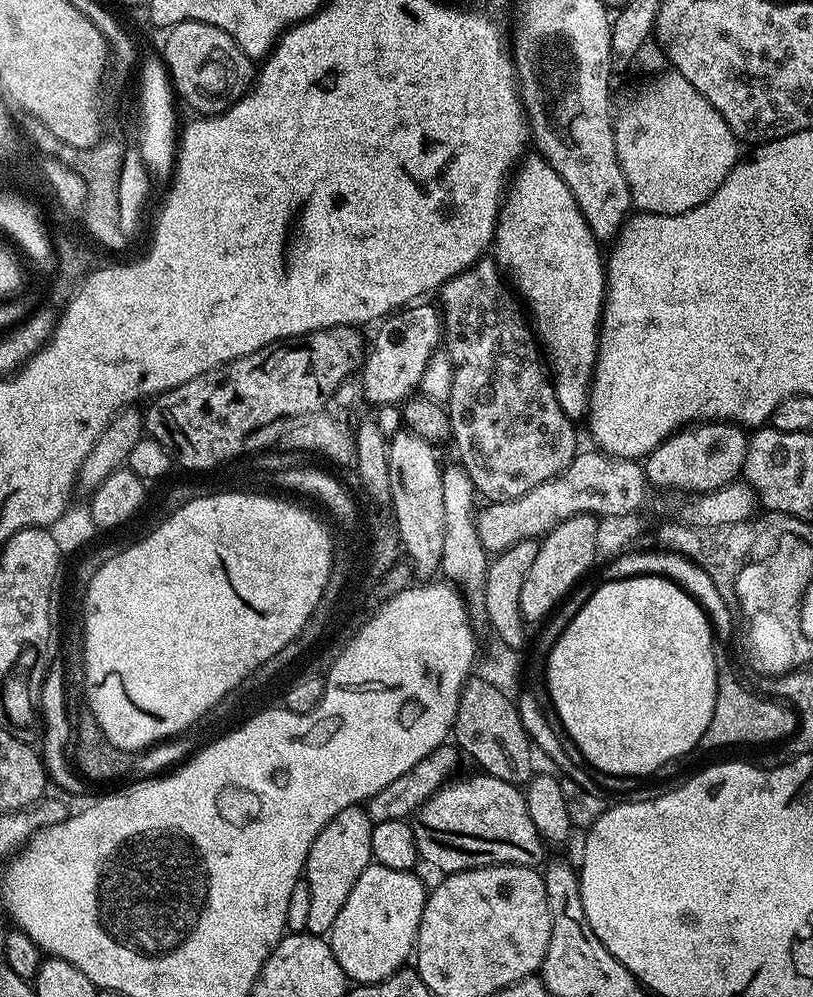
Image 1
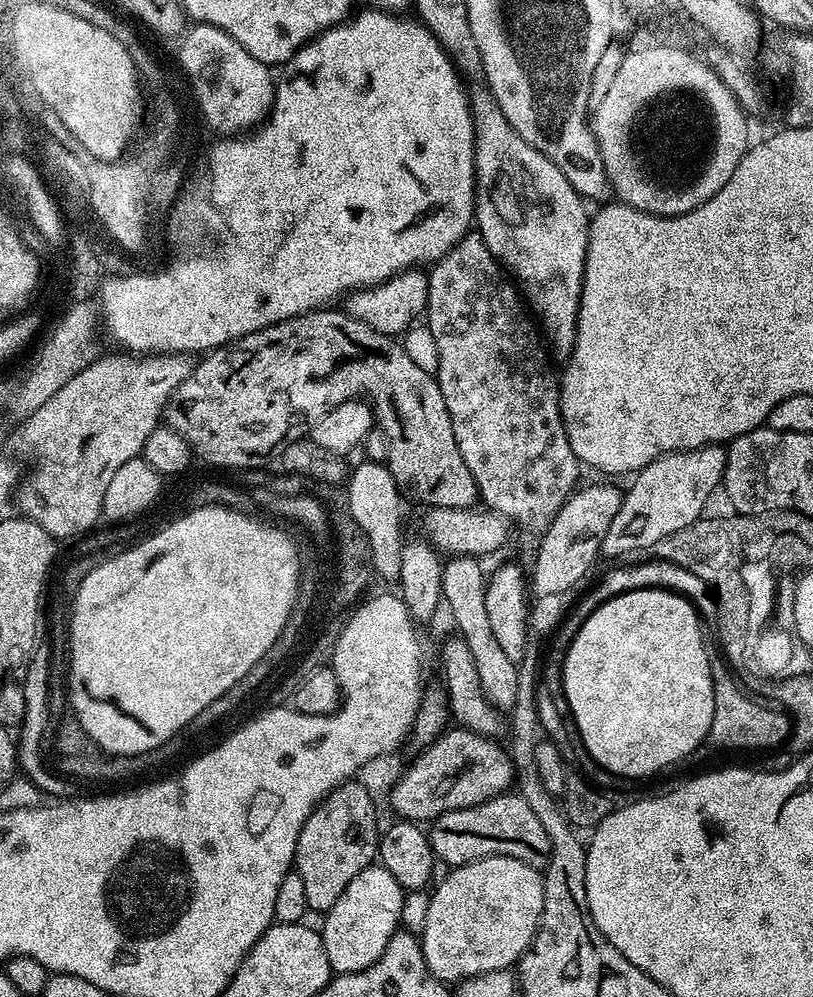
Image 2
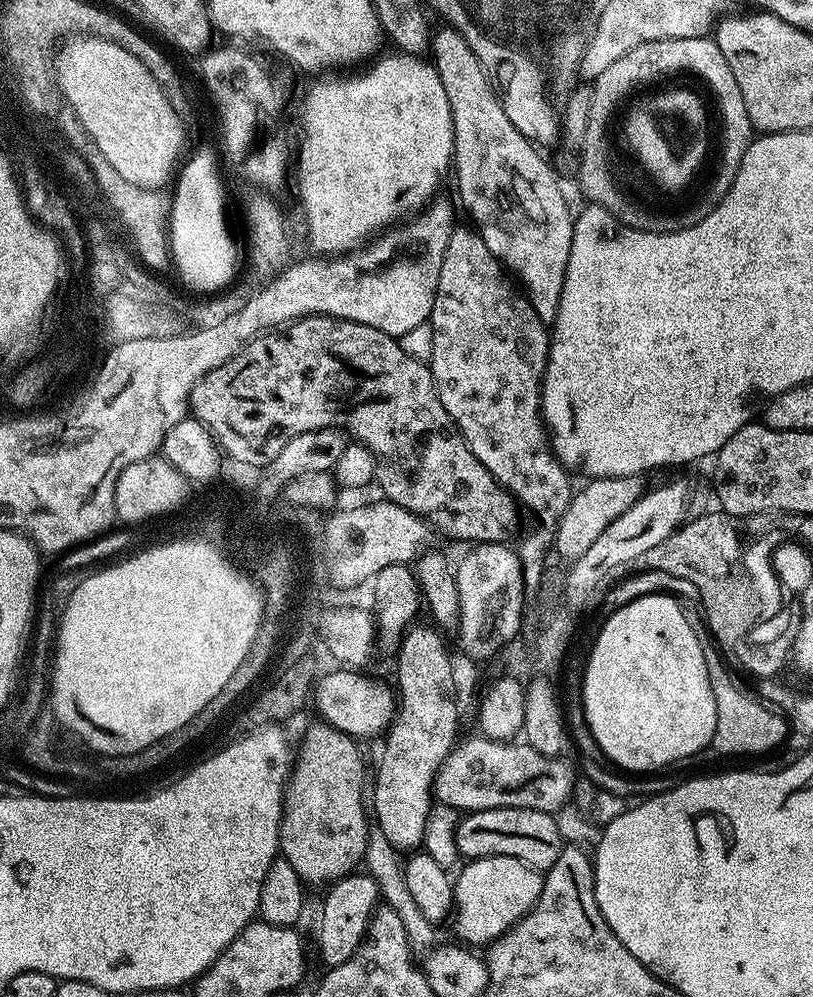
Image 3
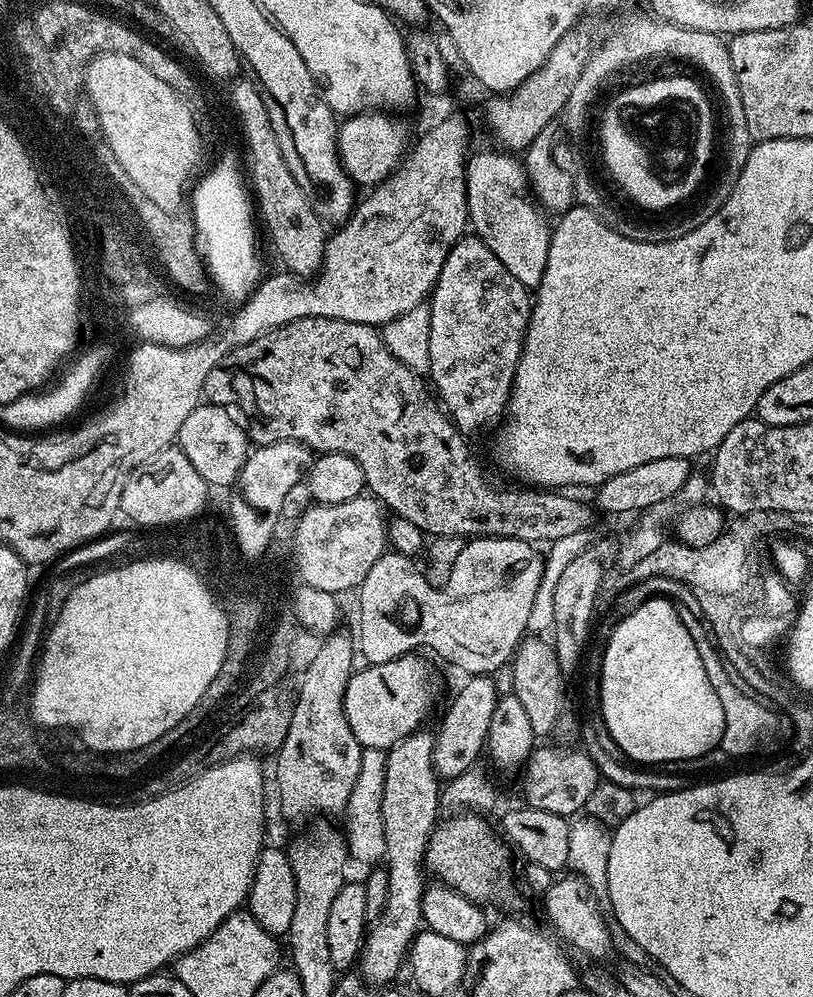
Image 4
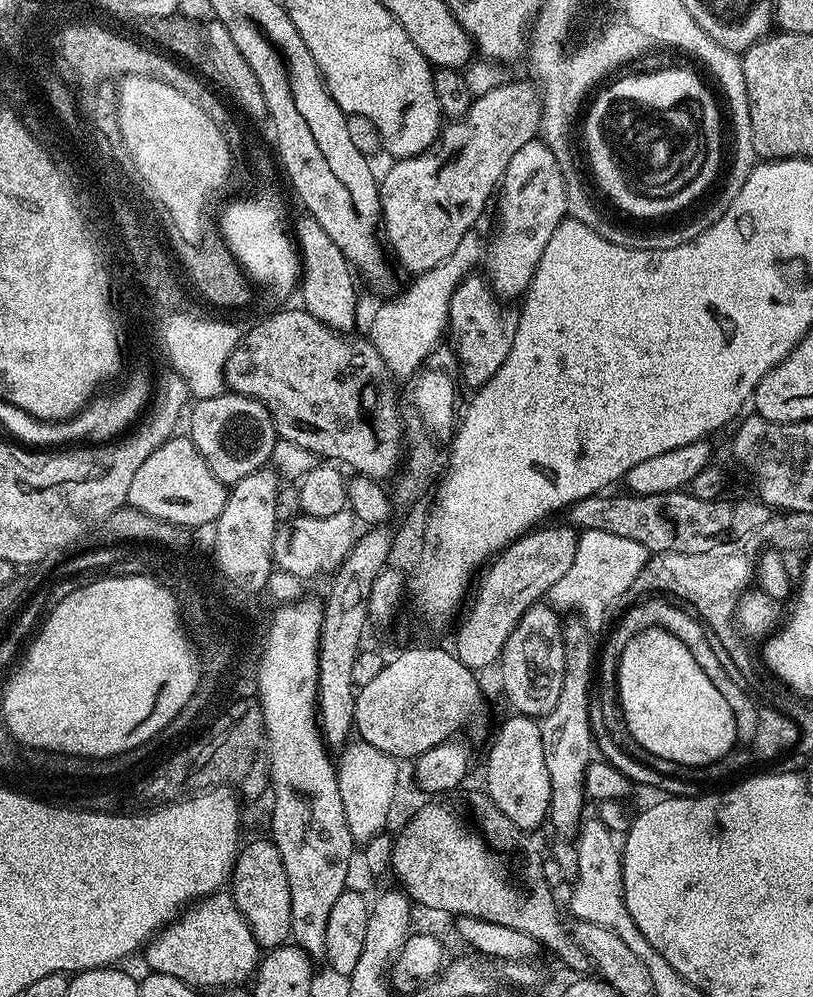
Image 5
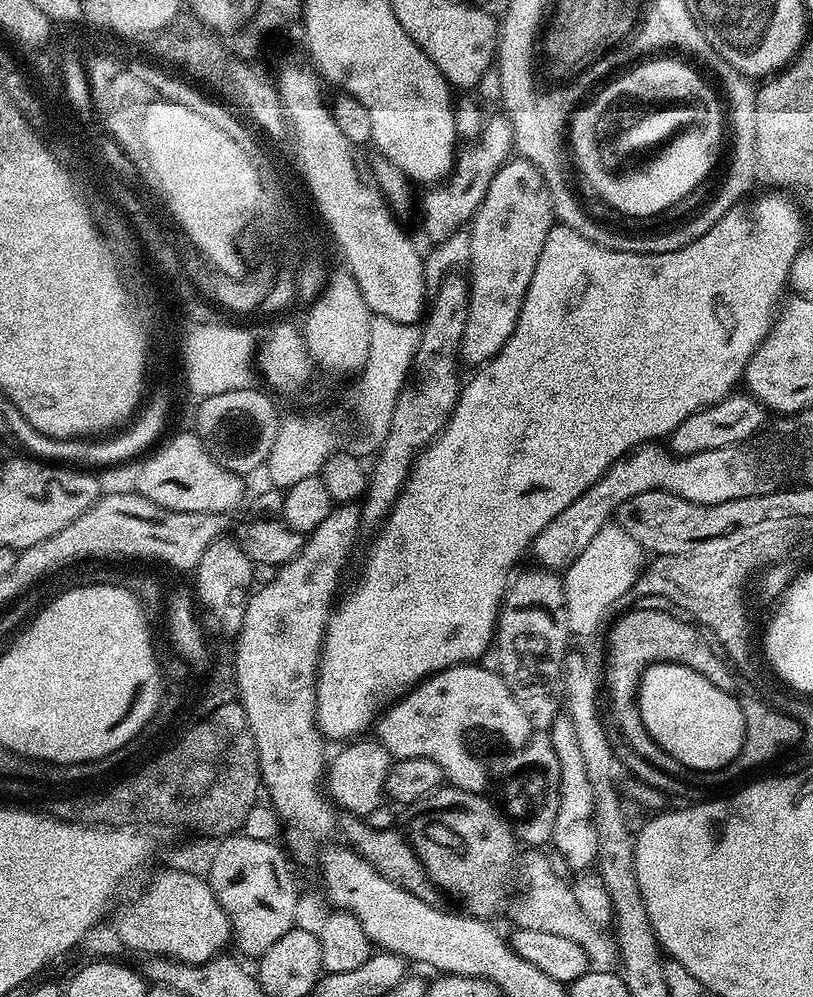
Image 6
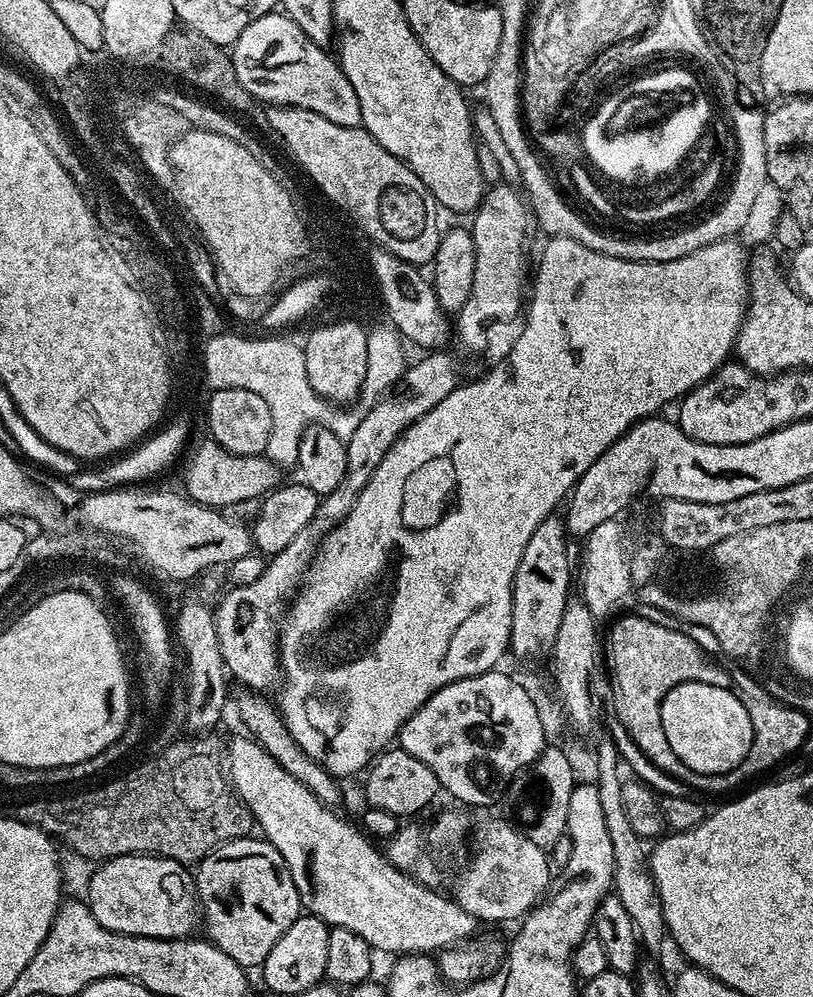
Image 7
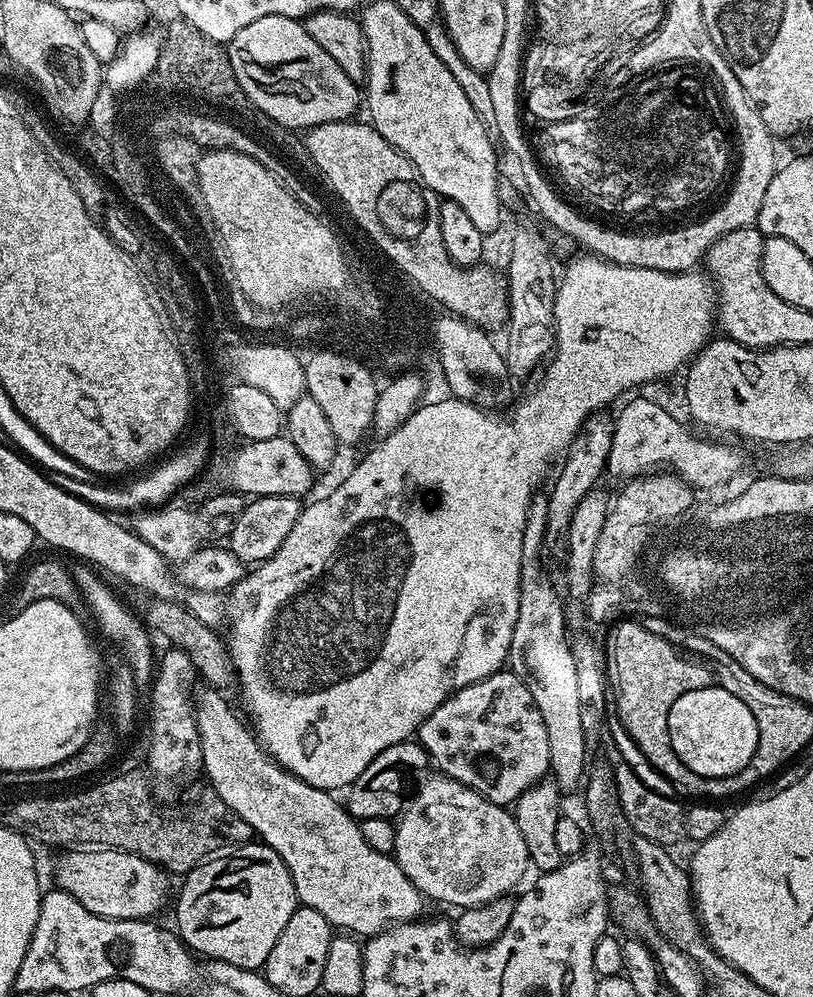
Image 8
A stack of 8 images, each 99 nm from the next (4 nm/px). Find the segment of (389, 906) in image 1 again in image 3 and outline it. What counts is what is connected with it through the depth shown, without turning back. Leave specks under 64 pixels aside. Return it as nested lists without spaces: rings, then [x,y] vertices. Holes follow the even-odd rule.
[[[369,874],[343,876],[341,880],[337,880],[325,892],[328,893],[324,896],[324,909],[320,912],[320,929],[316,932],[316,944],[320,947],[321,958],[327,961],[327,965],[331,966],[346,962],[356,953],[356,947],[364,941],[364,936],[368,932],[368,924],[378,907],[378,901],[381,899],[381,895],[375,878]]]

